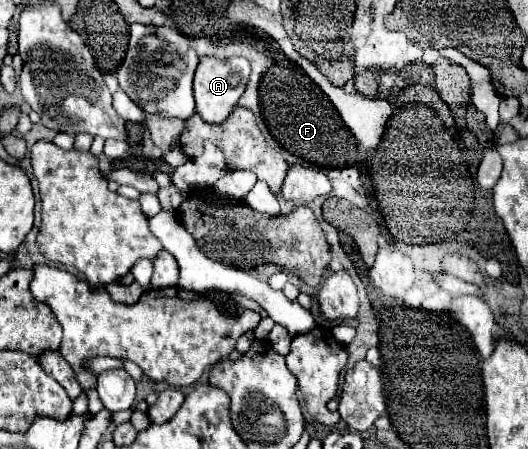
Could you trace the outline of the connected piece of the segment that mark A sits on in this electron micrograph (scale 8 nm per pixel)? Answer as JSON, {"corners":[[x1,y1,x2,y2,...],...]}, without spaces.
{"corners":[[203,56,199,66,197,66,195,82,193,82,197,114,209,124,225,122,227,116,237,106,241,94,245,92,245,86,249,82,249,74,251,74,251,66,249,66,247,58,235,56,235,58,229,58,229,60,219,60,219,58,213,58,213,56]]}

